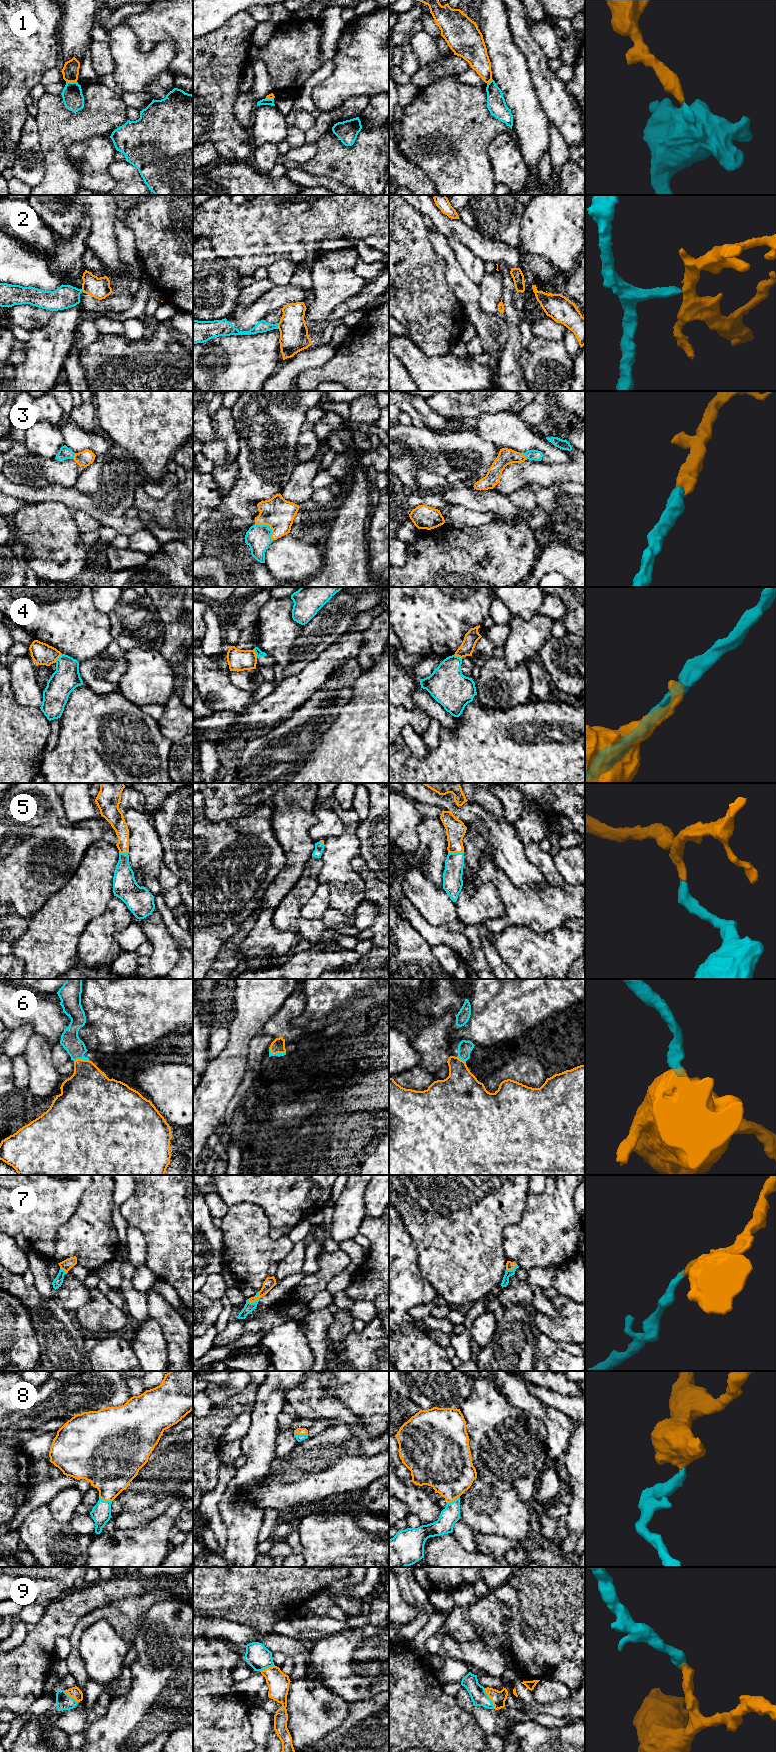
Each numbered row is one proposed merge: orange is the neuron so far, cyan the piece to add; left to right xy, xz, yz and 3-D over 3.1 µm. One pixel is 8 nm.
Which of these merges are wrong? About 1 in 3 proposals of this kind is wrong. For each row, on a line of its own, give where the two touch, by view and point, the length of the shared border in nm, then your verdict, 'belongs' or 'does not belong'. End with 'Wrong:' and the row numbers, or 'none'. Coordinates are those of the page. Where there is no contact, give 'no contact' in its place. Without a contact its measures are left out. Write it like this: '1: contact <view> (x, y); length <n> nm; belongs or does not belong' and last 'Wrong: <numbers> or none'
1: contact xy (71, 81); length 90 nm; does not belong
2: contact xz (278, 326); length 50 nm; does not belong
3: contact xz (270, 527); length 200 nm; belongs
4: contact xy (58, 657); length 100 nm; does not belong
5: contact yz (456, 852); length 130 nm; belongs
6: contact xy (81, 1059); length 120 nm; belongs
7: contact xz (253, 1302); length 100 nm; belongs
8: contact xz (301, 1434); length 110 nm; belongs
9: contact yz (489, 1697); length 190 nm; belongs
Wrong: 1, 2, 4

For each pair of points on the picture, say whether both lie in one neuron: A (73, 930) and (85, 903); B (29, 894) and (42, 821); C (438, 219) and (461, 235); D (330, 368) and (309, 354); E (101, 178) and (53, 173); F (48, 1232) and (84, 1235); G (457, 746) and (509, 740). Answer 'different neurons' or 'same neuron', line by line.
A: same neuron
B: same neuron
C: same neuron
D: different neurons
E: different neurons
F: different neurons
G: same neuron

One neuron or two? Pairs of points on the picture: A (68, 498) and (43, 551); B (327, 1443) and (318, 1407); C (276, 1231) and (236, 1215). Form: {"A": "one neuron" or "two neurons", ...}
{"A": "two neurons", "B": "two neurons", "C": "two neurons"}

